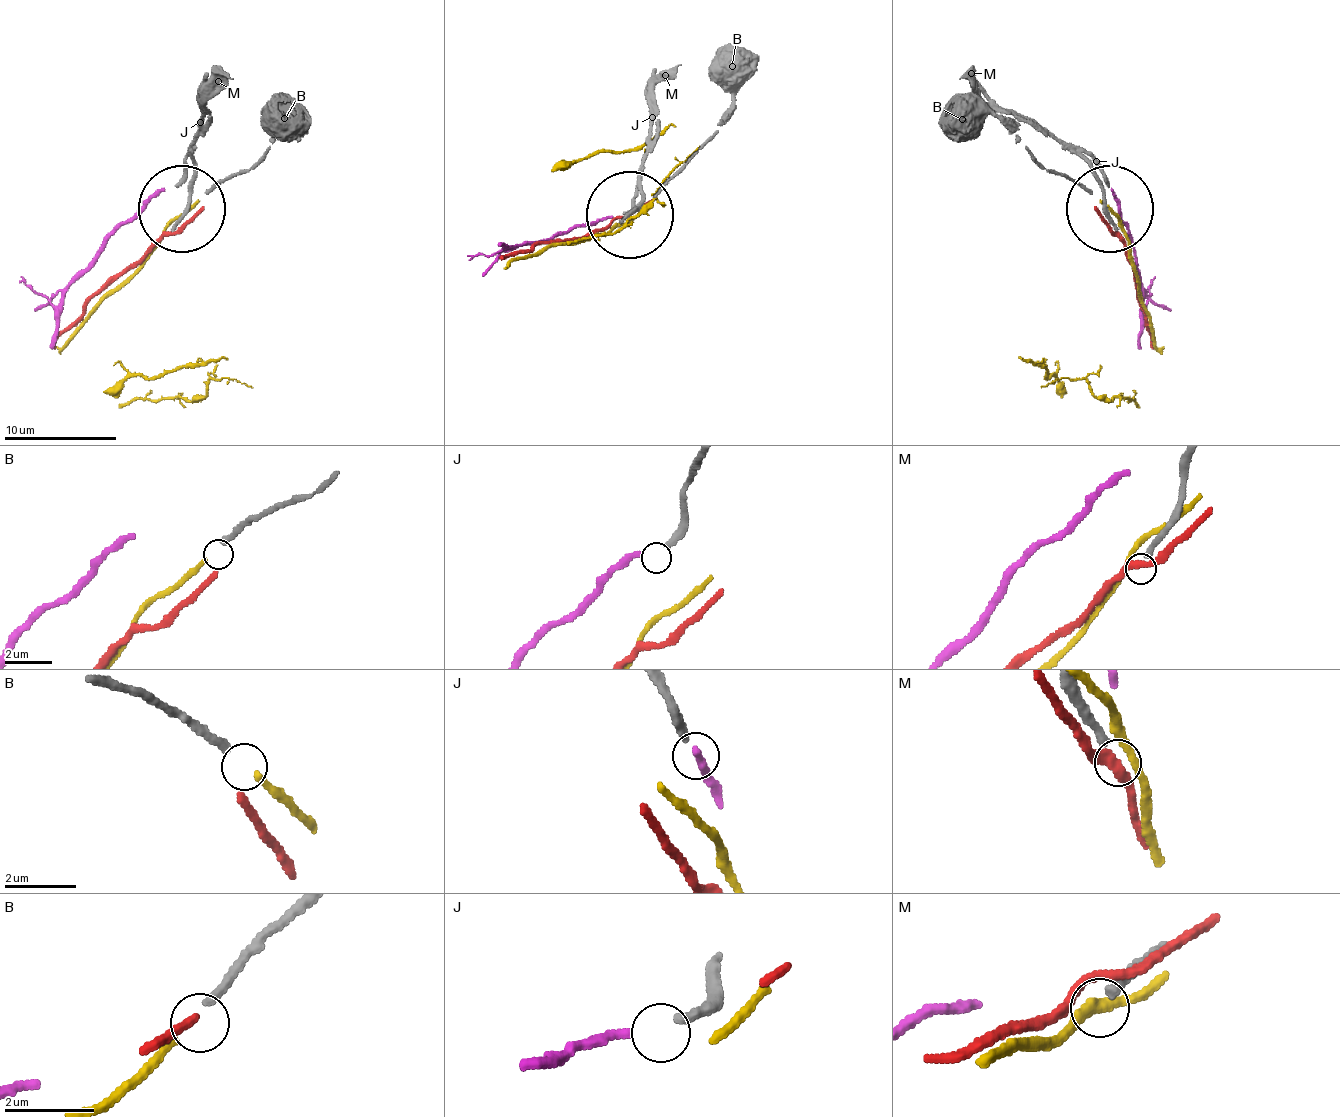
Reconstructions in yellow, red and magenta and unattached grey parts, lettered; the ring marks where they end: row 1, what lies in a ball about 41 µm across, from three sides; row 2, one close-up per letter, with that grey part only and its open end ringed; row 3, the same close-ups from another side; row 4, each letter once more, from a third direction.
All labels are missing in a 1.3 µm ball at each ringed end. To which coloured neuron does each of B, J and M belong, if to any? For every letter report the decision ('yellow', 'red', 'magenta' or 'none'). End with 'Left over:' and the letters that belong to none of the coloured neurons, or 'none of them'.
B: yellow
J: magenta
M: none
Left over: M

